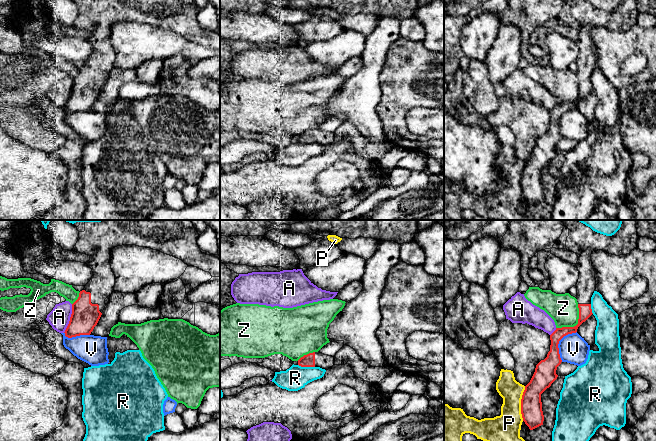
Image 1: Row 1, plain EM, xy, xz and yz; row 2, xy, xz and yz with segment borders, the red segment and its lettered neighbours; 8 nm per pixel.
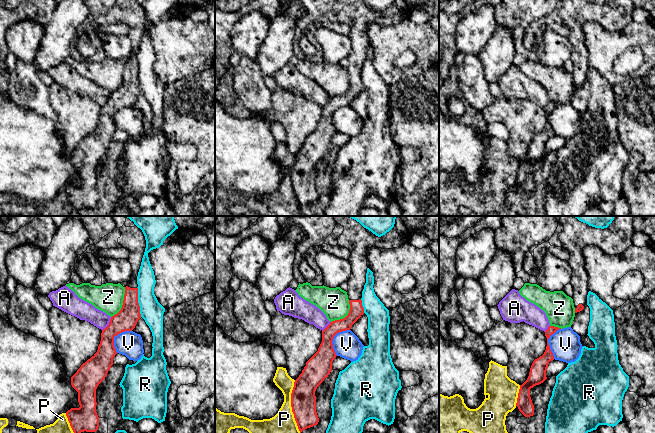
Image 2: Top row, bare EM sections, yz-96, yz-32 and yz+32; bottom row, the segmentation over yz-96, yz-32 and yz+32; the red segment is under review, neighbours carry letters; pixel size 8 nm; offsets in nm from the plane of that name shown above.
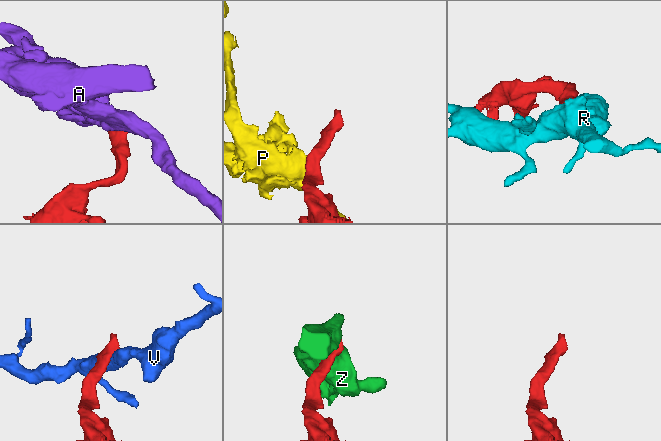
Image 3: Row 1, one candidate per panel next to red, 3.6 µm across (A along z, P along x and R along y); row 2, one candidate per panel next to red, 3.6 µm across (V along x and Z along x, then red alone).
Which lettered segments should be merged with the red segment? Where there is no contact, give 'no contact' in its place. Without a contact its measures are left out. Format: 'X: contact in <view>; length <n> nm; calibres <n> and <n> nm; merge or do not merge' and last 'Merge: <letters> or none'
A: contact in xy; length 240 nm; calibres 220 and 170 nm; do not merge
P: contact in yz; length 280 nm; calibres 180 and 240 nm; do not merge
R: contact in xz; length 140 nm; calibres 100 and 190 nm; do not merge
V: contact in yz; length 280 nm; calibres 170 and 240 nm; do not merge
Z: contact in yz; length 260 nm; calibres 110 and 240 nm; do not merge
Merge: none

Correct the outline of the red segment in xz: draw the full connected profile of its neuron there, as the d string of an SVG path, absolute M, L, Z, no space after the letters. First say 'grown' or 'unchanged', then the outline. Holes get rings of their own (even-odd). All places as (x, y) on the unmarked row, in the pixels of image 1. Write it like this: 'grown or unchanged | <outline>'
grown | M313 128L301 133L298 136L298 141L301 143L320 143L328 146L334 141L334 133Z

